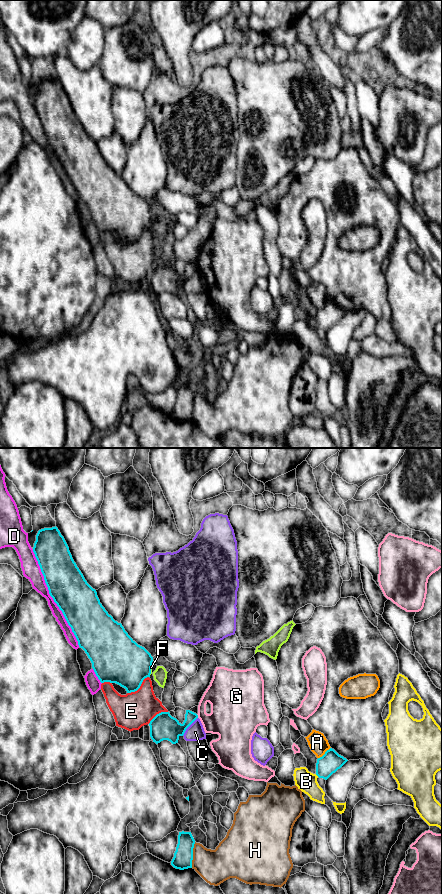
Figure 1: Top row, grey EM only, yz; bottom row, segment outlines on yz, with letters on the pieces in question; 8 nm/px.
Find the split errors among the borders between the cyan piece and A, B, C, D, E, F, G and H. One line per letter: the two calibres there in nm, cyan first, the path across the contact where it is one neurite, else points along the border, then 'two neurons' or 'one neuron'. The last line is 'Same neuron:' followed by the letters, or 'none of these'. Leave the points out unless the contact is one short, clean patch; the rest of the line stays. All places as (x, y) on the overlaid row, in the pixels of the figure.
A: calibres 170 and 150 nm; border yz (330, 747), (318, 758); two neurons
B: calibres 170 and 160 nm; border yz (315, 774), (318, 776); two neurons
C: calibres 220 and 140 nm; two neurons
D: calibres 320 and 120 nm; two neurons
E: calibres 360 and 280 nm; two neurons
F: calibres 380 and 20 nm; border yz (151, 666), (149, 674); two neurons
G: calibres 190 and 300 nm; two neurons
H: calibres 160 and 280 nm; two neurons
Same neuron: none of these

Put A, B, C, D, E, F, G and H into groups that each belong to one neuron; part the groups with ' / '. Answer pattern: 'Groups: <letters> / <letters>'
Groups: A F / B / C / D / E / G / H

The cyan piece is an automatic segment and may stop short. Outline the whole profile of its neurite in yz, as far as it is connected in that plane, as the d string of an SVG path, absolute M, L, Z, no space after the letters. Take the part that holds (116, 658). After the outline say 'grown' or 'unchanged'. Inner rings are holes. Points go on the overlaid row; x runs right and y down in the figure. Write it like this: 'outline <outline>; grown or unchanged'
outline M56 526L38 531L33 552L50 596L62 611L79 647L90 659L100 682L116 683L125 688L127 693L137 691L143 680L150 677L153 657L144 647L138 645L122 624L115 621L102 606L96 590L85 580Z; unchanged

